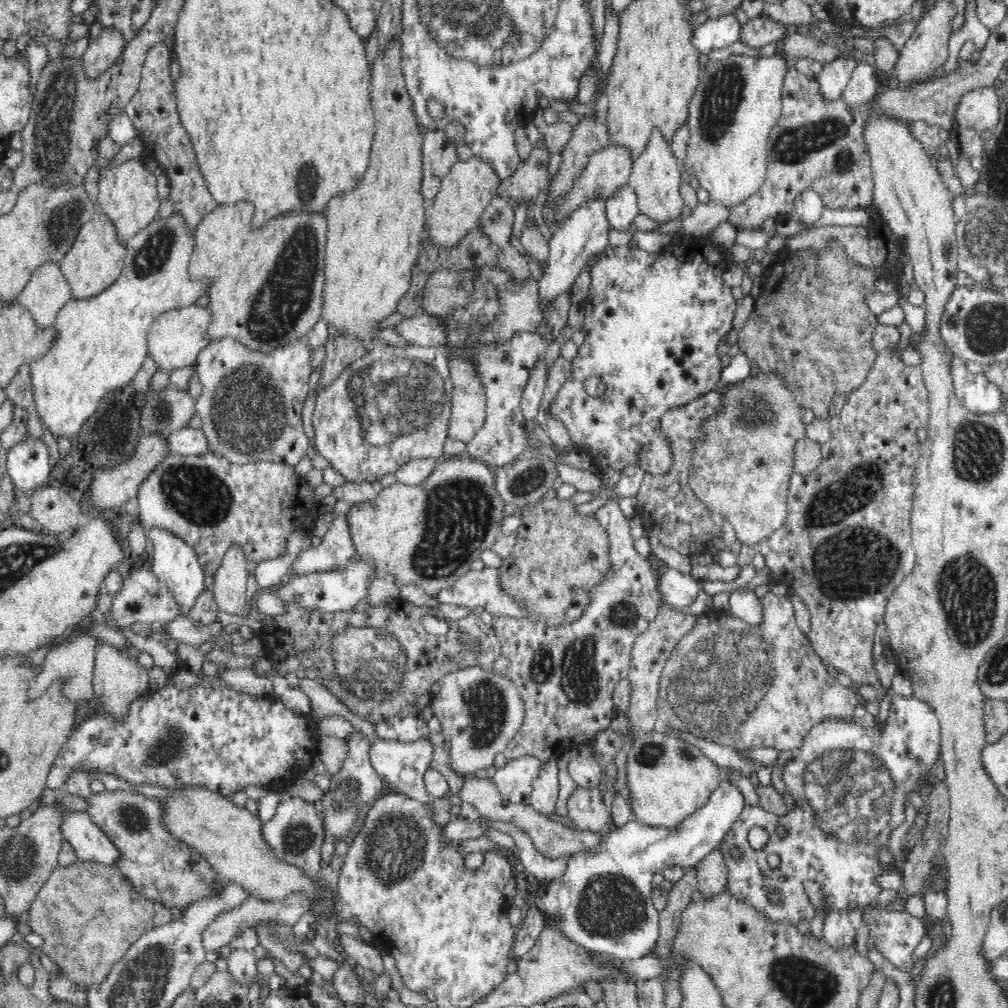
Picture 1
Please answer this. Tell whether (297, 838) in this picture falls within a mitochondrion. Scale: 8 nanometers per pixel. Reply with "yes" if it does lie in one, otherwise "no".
yes

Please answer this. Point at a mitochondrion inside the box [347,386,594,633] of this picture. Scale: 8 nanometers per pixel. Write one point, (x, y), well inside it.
(455, 521)

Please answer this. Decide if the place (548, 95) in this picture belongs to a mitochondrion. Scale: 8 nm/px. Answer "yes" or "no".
no

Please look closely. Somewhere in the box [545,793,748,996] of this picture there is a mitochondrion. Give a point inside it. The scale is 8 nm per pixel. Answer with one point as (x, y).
(610, 905)

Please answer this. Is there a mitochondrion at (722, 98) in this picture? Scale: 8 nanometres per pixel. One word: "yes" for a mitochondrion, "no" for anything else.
yes

